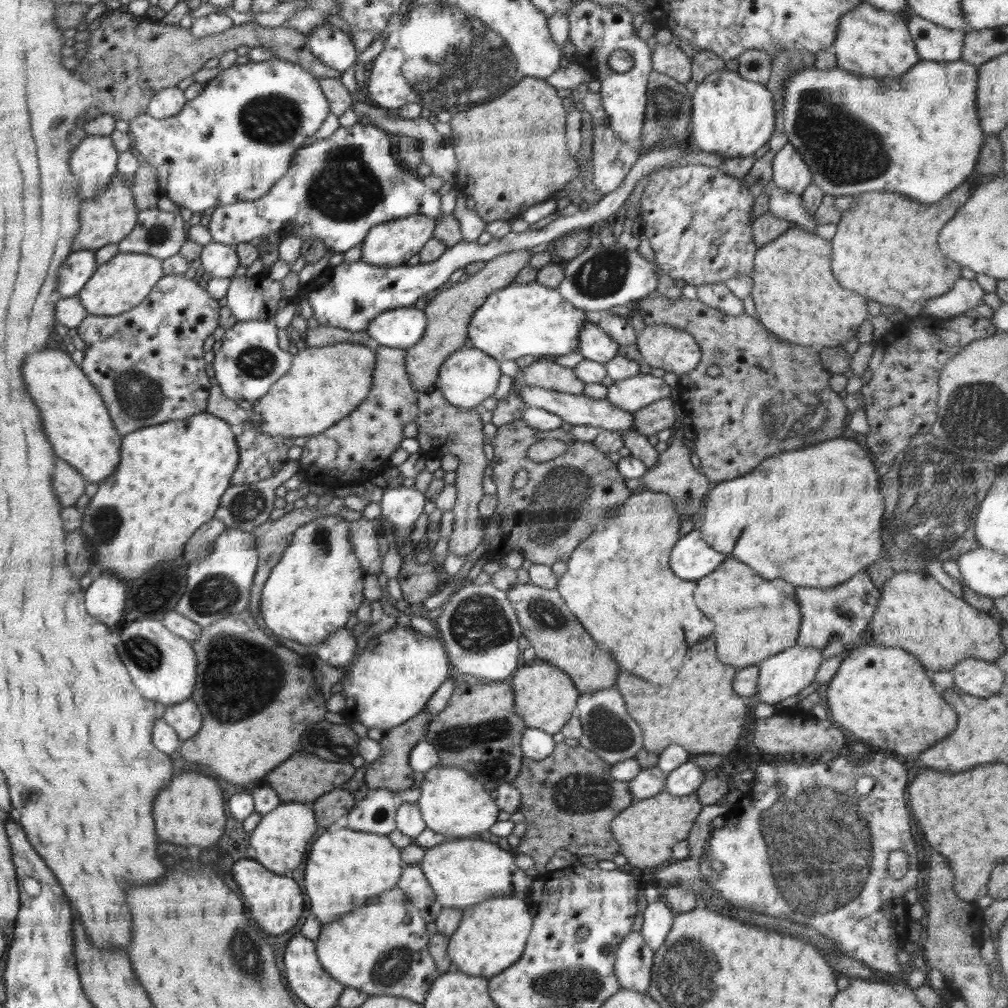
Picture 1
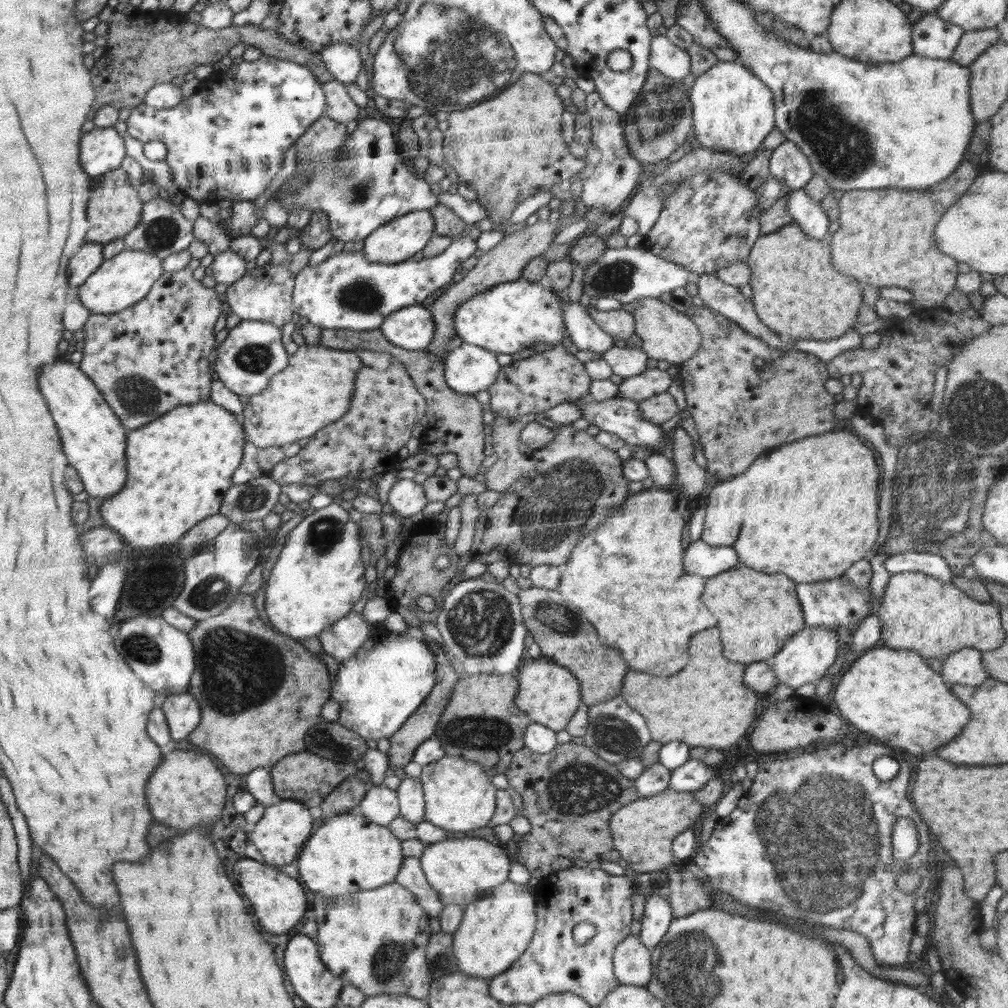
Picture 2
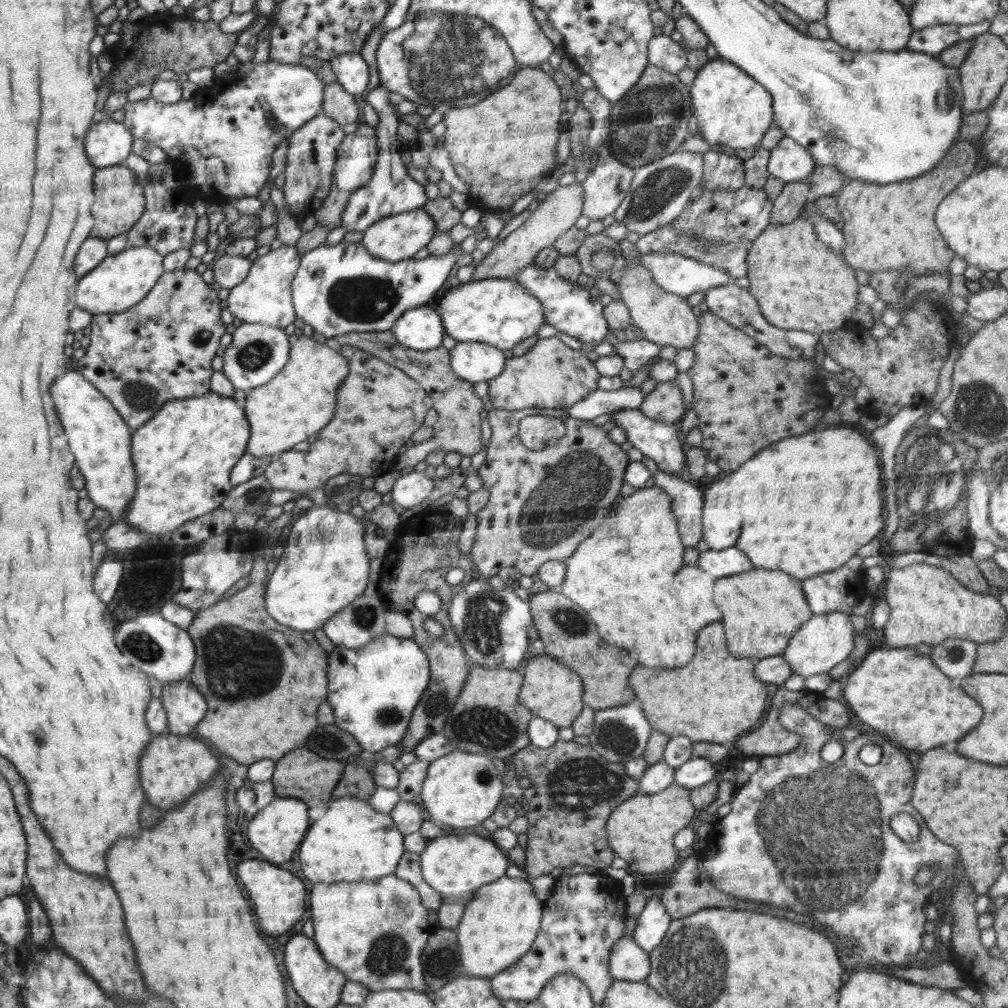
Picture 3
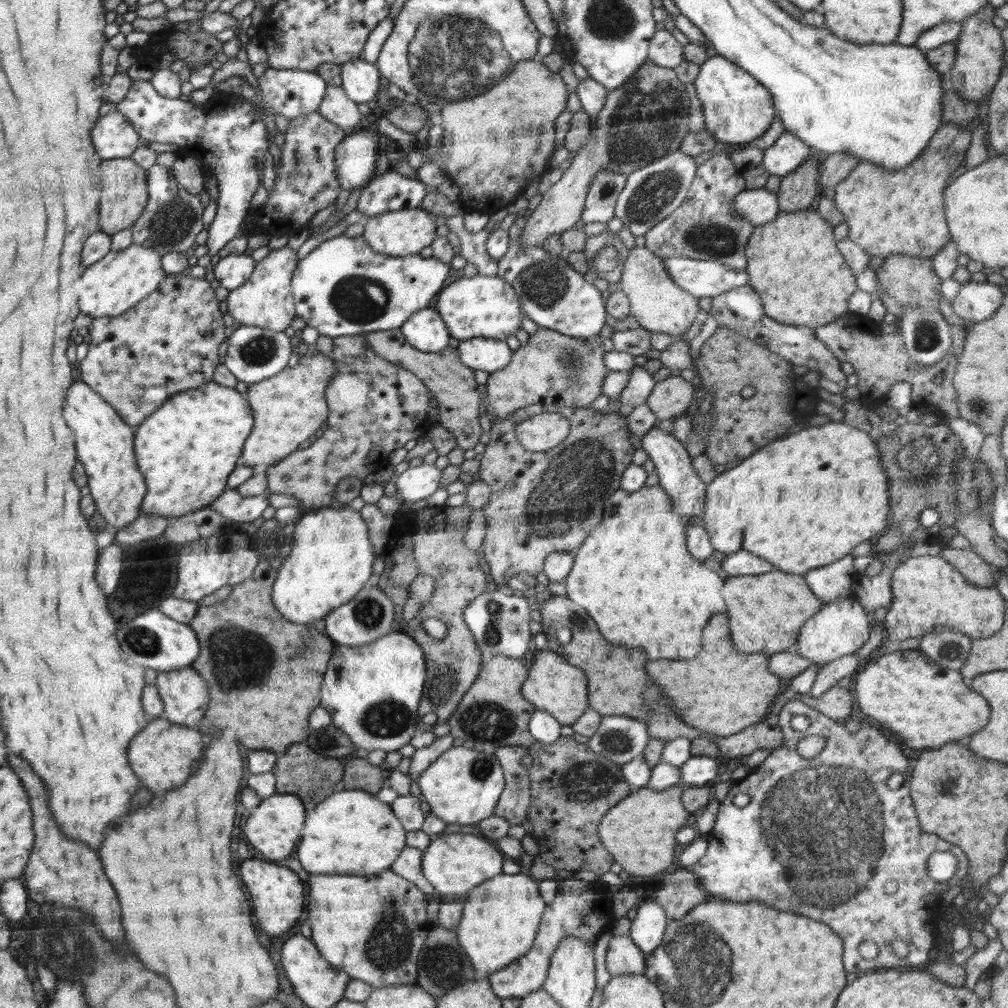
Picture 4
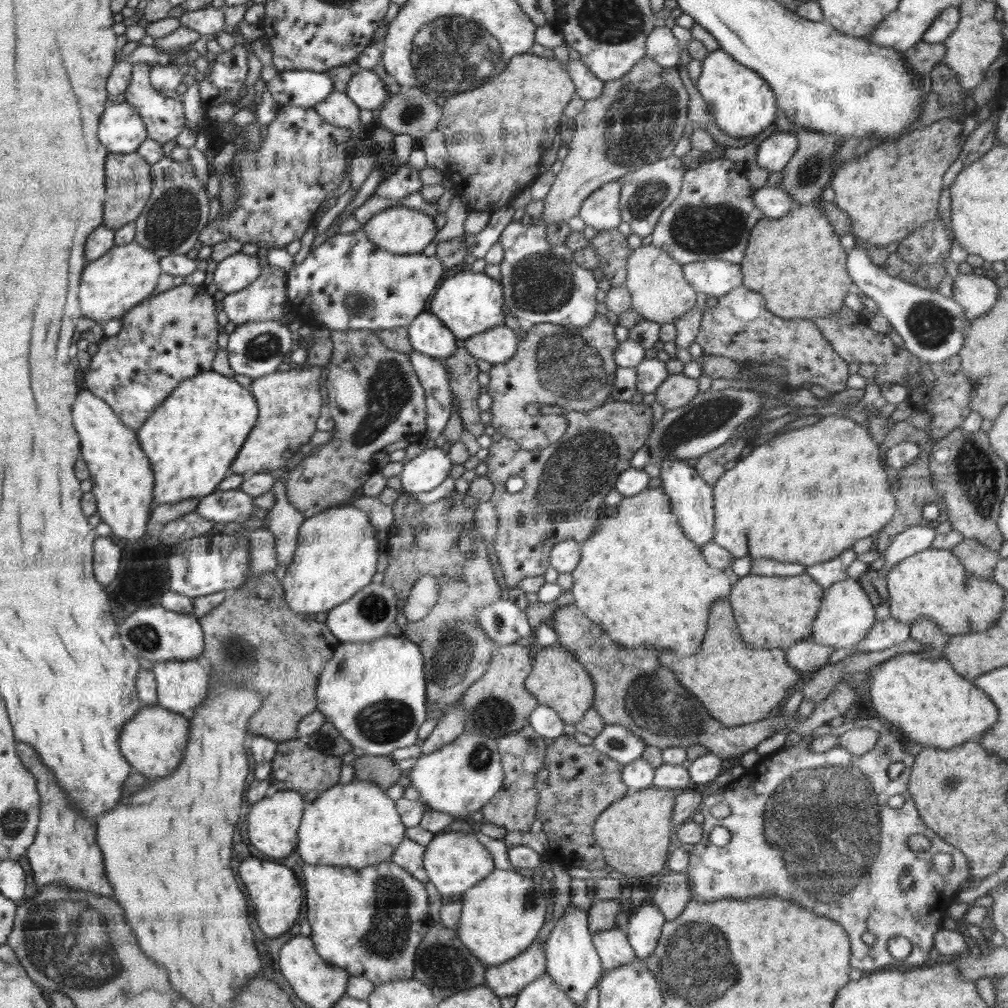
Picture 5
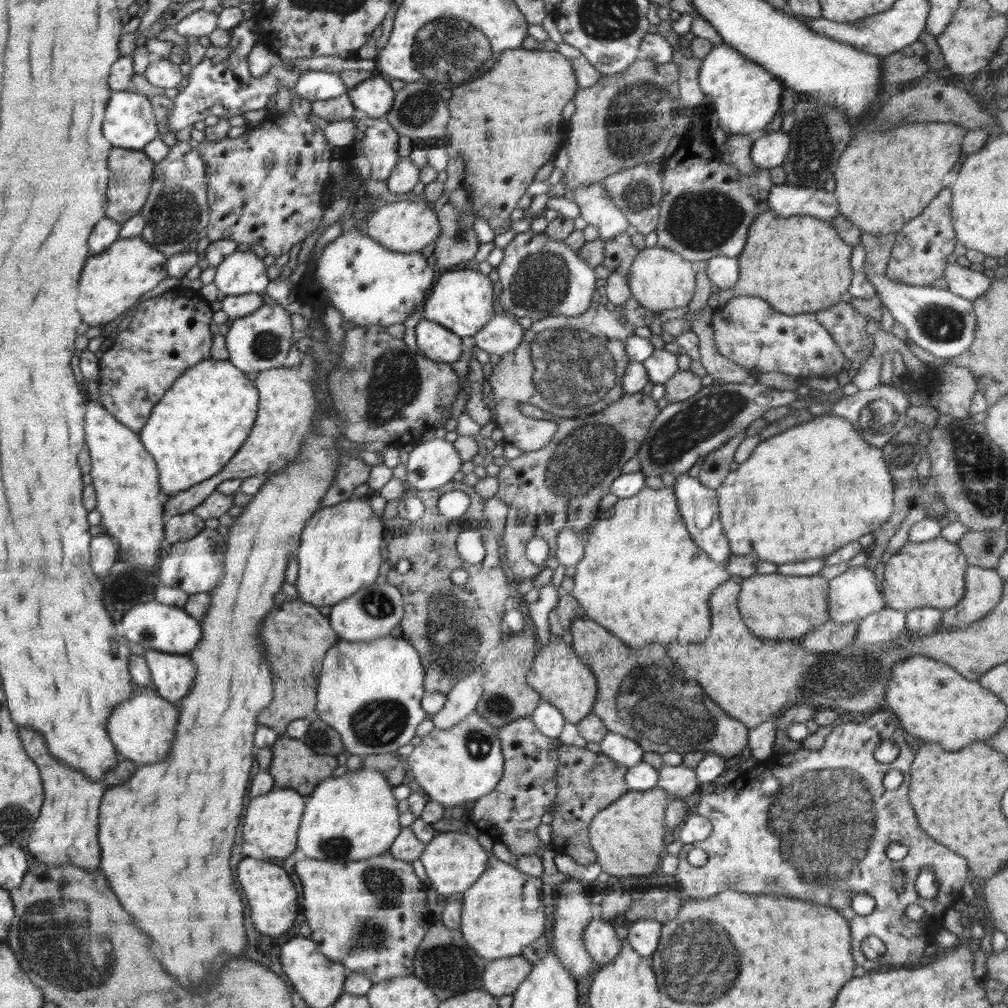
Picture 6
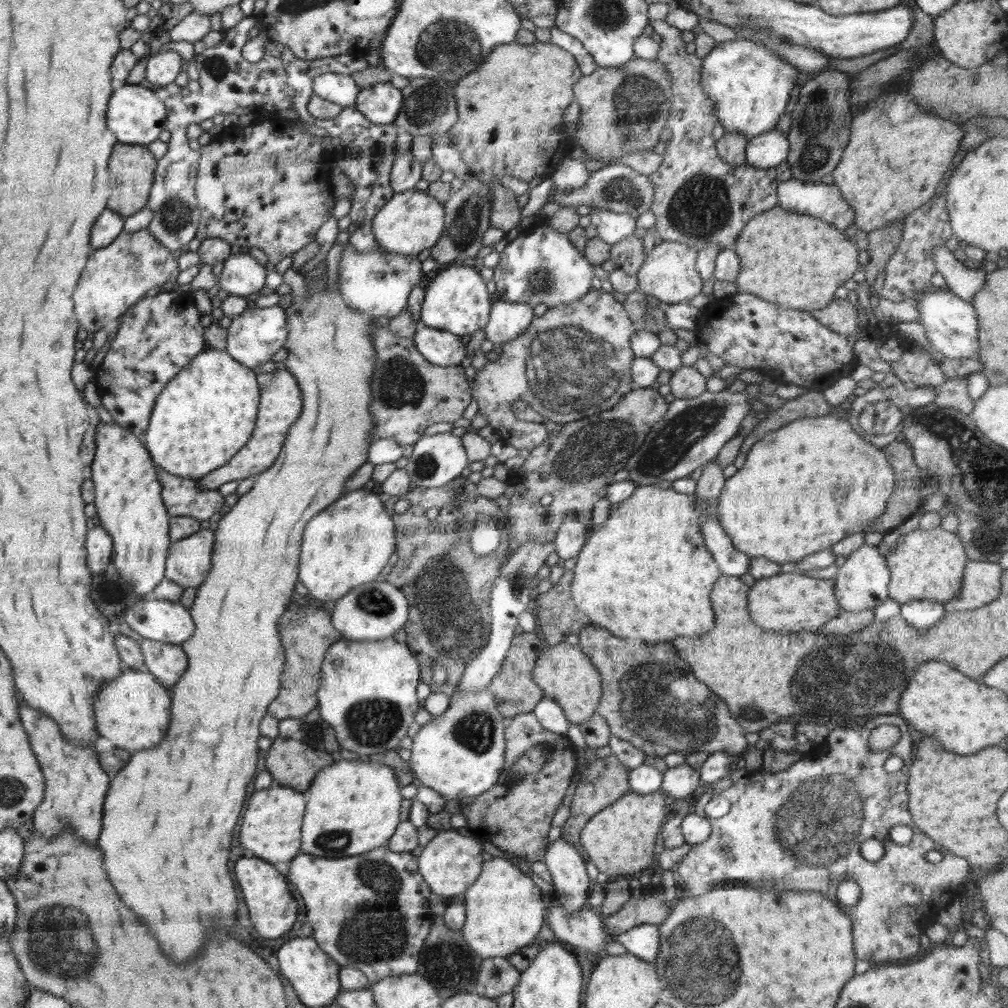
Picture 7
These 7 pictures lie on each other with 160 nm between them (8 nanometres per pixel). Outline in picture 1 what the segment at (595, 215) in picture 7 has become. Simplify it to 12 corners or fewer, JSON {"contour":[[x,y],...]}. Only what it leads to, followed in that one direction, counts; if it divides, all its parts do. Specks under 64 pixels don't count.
{"contour":[[600,93],[580,98],[592,116],[589,170],[604,196],[621,186],[639,148],[610,129]]}

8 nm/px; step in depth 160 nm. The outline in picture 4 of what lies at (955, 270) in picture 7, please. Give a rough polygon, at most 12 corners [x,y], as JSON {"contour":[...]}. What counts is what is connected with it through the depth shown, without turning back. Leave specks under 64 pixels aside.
{"contour":[[969,281],[951,305],[960,318],[978,323],[1000,308],[996,284]]}

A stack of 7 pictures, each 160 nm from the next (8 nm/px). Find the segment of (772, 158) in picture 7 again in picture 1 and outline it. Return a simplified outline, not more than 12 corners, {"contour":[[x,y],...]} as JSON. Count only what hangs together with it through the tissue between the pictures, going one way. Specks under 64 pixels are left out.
{"contour":[[790,142],[772,168],[778,189],[801,195],[811,170]]}

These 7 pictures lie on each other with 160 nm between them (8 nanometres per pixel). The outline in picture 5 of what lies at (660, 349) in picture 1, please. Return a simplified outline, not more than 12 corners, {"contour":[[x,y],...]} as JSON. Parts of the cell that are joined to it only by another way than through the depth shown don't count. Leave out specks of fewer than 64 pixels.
{"contour":[[654,245],[628,257],[624,286],[645,320],[696,305],[682,264]]}

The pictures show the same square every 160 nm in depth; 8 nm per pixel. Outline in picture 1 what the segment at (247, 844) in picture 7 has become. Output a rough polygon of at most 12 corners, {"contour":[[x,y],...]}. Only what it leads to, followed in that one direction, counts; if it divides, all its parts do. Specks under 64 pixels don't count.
{"contour":[[309,803],[262,816],[250,834],[255,859],[292,877],[316,822]]}

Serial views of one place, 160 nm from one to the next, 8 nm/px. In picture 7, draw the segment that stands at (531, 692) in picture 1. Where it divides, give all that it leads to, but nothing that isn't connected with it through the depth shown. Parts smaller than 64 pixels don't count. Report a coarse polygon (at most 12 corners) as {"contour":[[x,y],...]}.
{"contour":[[577,645],[547,646],[531,675],[569,722],[586,722],[601,674]]}

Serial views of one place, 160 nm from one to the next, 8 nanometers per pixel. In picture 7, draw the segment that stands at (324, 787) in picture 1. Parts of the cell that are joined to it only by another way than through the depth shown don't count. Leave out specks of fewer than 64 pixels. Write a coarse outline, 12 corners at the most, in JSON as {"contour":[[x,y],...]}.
{"contour":[[276,737],[264,764],[274,785],[303,793],[334,760],[292,737]]}

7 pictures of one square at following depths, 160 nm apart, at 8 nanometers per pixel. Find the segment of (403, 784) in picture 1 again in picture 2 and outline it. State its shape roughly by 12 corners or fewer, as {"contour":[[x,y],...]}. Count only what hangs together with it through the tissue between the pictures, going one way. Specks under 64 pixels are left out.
{"contour":[[431,640],[436,684],[416,712],[387,738],[389,767],[404,768],[433,736],[461,679],[452,654]]}

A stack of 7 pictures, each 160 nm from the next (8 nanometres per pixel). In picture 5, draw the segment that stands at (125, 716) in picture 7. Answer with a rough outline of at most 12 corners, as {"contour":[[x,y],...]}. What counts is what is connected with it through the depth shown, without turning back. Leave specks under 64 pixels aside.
{"contour":[[143,705],[122,753],[146,778],[176,772],[190,718]]}

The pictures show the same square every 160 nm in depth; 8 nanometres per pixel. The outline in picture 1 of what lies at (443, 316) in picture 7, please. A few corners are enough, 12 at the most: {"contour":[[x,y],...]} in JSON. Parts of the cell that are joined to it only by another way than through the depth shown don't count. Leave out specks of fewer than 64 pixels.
{"contour":[[536,281],[493,292],[468,338],[498,362],[578,351],[585,311]]}

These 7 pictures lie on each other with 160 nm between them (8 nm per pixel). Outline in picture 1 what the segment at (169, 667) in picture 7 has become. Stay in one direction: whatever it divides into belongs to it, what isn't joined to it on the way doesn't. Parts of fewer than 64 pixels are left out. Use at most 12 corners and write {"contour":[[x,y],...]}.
{"contour":[[188,698],[167,705],[163,719],[178,738],[202,726],[199,707]]}

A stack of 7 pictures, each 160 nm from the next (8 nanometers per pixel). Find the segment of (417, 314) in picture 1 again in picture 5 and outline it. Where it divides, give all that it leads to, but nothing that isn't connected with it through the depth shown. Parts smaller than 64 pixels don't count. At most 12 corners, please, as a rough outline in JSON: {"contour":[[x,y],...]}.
{"contour":[[429,310],[407,328],[411,348],[444,360],[454,334]]}

